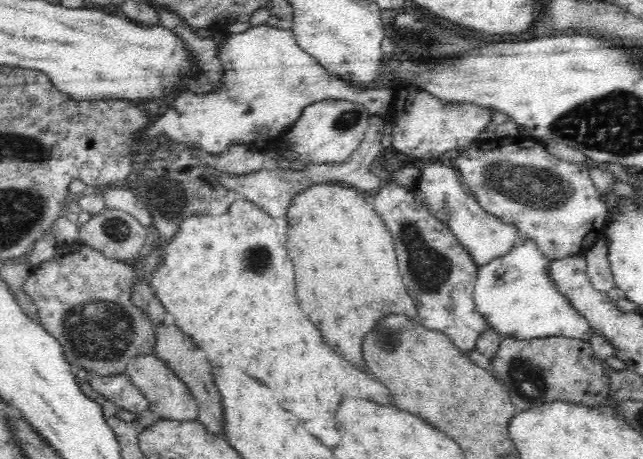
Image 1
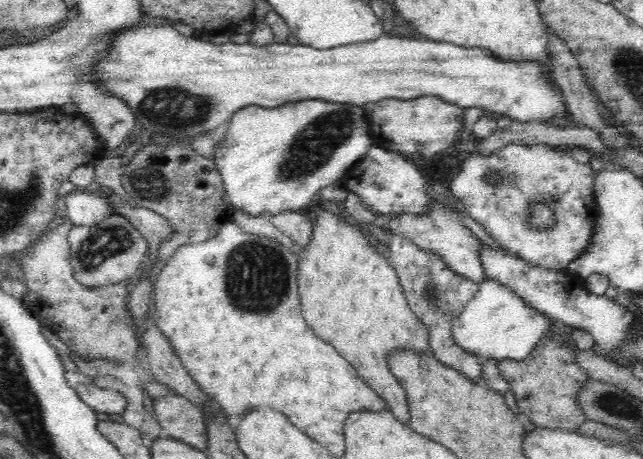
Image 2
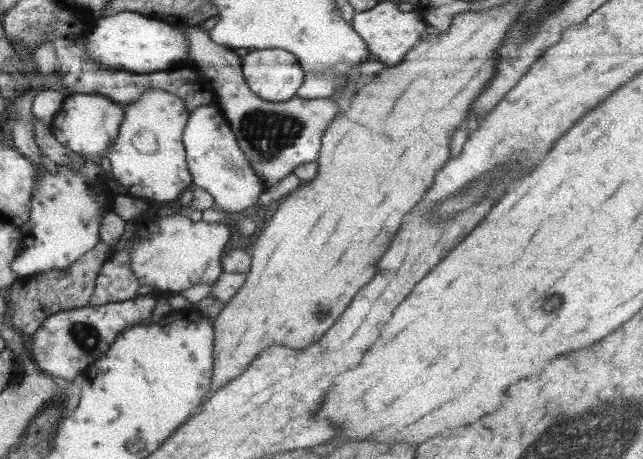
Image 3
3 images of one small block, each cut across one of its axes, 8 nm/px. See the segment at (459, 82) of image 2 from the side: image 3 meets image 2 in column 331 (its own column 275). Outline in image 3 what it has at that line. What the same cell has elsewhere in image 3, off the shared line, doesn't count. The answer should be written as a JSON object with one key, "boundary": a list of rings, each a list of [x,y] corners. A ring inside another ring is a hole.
{"boundary":[[[280,48],[250,50],[247,56],[241,58],[241,66],[249,89],[260,98],[272,102],[284,102],[296,96],[306,74],[296,56]]]}

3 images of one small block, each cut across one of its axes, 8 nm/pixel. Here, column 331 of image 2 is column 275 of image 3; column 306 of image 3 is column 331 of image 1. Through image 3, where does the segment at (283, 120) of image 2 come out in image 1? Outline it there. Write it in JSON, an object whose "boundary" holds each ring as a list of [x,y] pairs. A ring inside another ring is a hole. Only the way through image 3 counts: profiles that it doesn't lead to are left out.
{"boundary":[[[338,99],[309,104],[302,115],[296,124],[292,124],[289,132],[284,134],[279,144],[288,144],[299,156],[299,161],[306,164],[344,162],[360,146],[371,118],[369,111],[361,104]]]}

